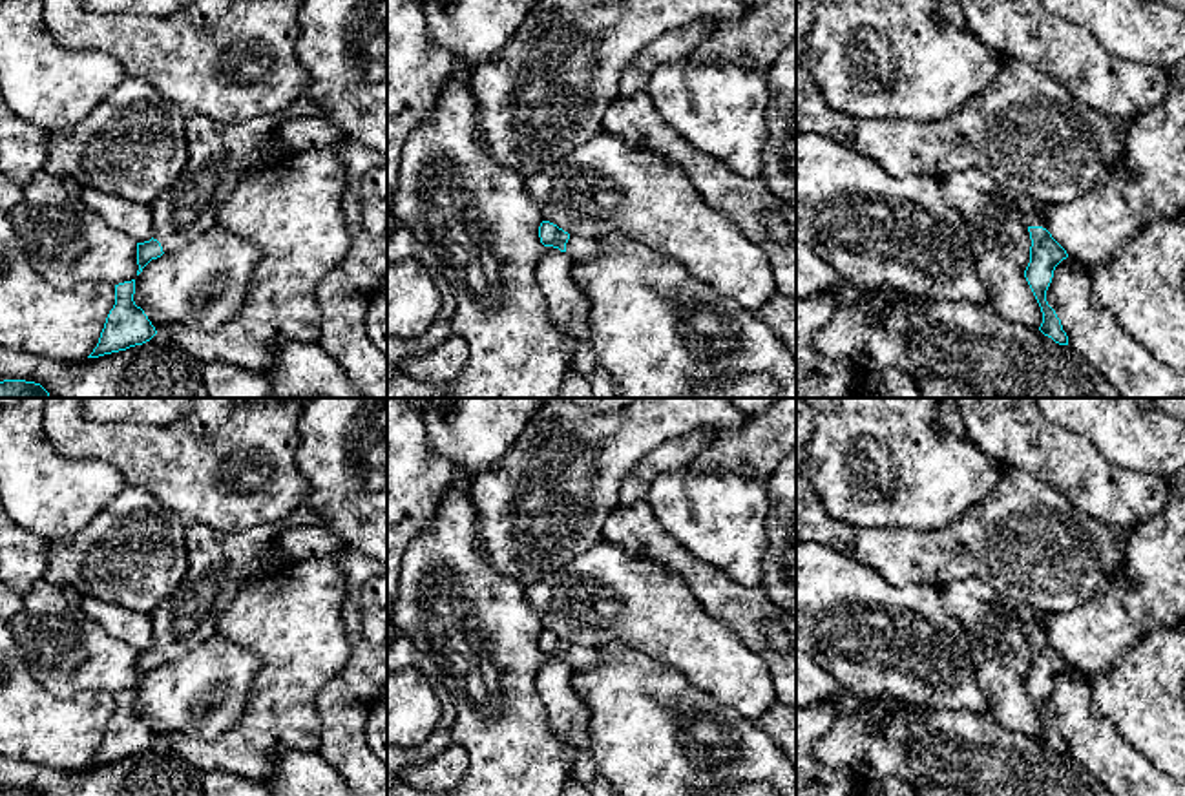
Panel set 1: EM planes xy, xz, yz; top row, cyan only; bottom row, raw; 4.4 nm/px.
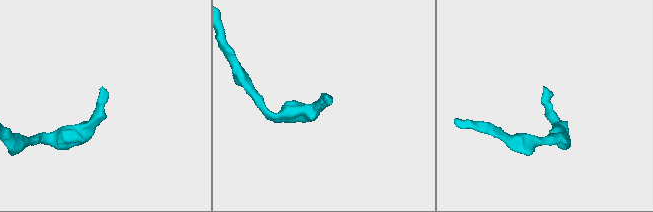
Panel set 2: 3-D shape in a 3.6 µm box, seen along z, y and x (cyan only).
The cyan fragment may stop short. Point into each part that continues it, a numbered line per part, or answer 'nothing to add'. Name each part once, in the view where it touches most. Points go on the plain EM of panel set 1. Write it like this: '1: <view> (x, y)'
1: yz (1030, 617)

